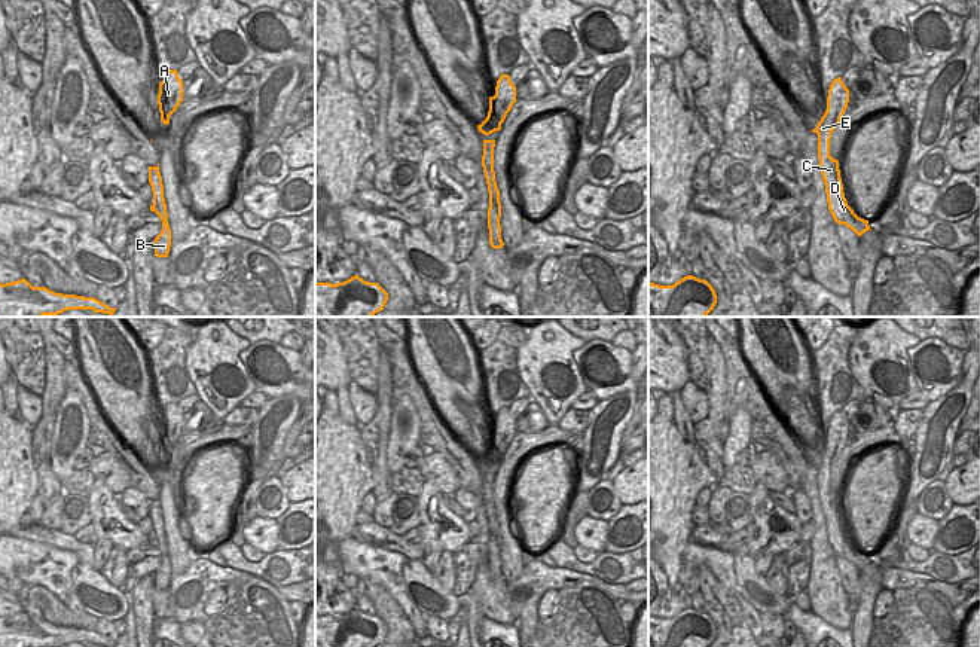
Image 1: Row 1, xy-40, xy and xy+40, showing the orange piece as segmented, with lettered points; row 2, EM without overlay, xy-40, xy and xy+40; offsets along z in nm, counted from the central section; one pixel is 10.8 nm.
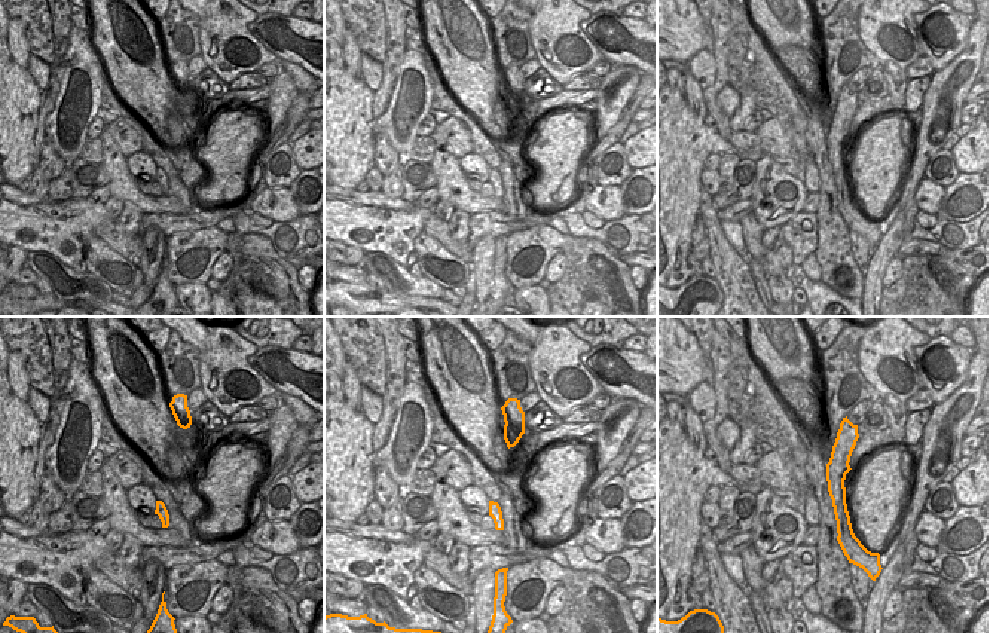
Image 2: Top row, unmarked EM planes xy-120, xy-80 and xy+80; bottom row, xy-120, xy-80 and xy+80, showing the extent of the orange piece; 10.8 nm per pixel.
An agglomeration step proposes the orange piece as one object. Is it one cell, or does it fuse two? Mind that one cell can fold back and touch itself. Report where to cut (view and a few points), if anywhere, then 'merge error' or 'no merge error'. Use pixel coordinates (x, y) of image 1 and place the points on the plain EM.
xy (490, 525), (500, 545) | merge error

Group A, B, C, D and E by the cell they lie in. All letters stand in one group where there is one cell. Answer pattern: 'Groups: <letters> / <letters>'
Groups: A C D E / B

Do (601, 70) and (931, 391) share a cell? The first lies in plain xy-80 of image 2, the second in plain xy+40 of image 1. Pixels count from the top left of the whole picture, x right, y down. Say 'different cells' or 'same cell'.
different cells

